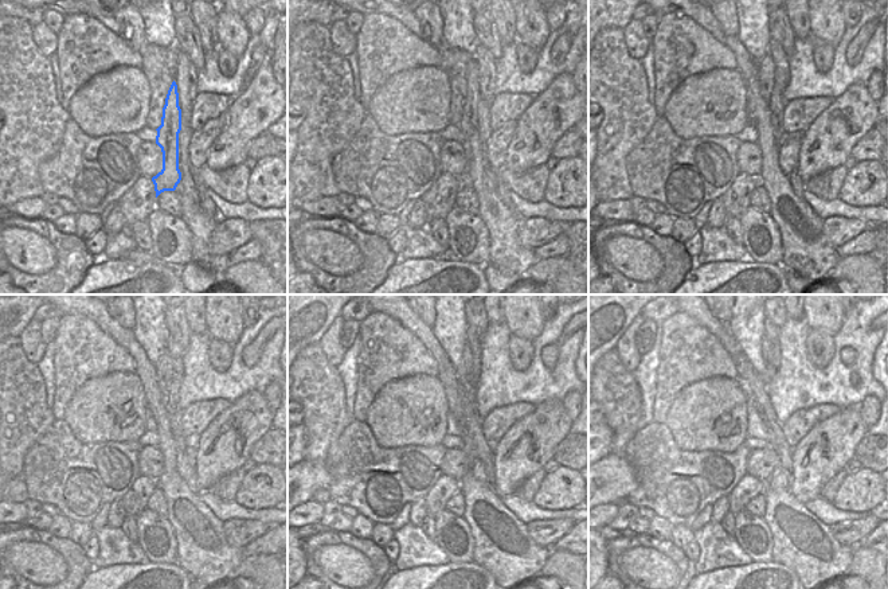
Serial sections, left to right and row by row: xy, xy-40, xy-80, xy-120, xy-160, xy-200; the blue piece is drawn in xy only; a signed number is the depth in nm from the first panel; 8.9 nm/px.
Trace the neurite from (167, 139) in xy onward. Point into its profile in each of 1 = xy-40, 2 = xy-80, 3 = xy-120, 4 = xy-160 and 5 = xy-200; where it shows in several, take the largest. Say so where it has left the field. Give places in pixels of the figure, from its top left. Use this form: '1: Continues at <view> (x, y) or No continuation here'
1: Continues at xy-40 (469, 123)
2: Continues at xy-80 (766, 70)
3: Continues at xy-120 (164, 366)
4: Continues at xy-160 (466, 354)
5: Continues at xy-200 (766, 346)

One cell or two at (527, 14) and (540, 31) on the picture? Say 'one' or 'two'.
one

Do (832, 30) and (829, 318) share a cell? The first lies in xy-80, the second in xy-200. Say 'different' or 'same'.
same

